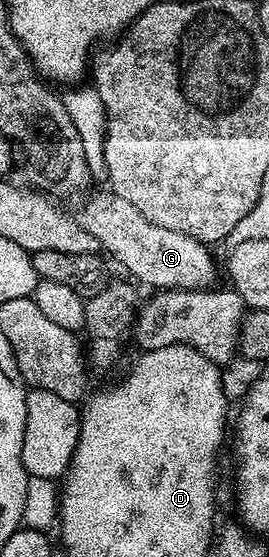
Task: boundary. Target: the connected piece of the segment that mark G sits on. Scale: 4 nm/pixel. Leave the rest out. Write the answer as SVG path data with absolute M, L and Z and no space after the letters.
M103 188L100 194L93 195L84 206L83 211L77 214L77 219L86 232L91 232L97 238L102 249L106 252L108 250L117 261L123 262L124 268L132 274L128 275L140 283L143 281L147 286L159 286L155 288L163 292L205 290L216 285L215 258L207 251L210 250L208 243L198 242L193 240L193 236L185 236L185 232L172 232L169 228L161 228L157 224L145 220L145 216L141 216L141 212L137 212L137 208L133 208L133 204L129 204L129 200L121 200L121 196L112 194L110 189Z

